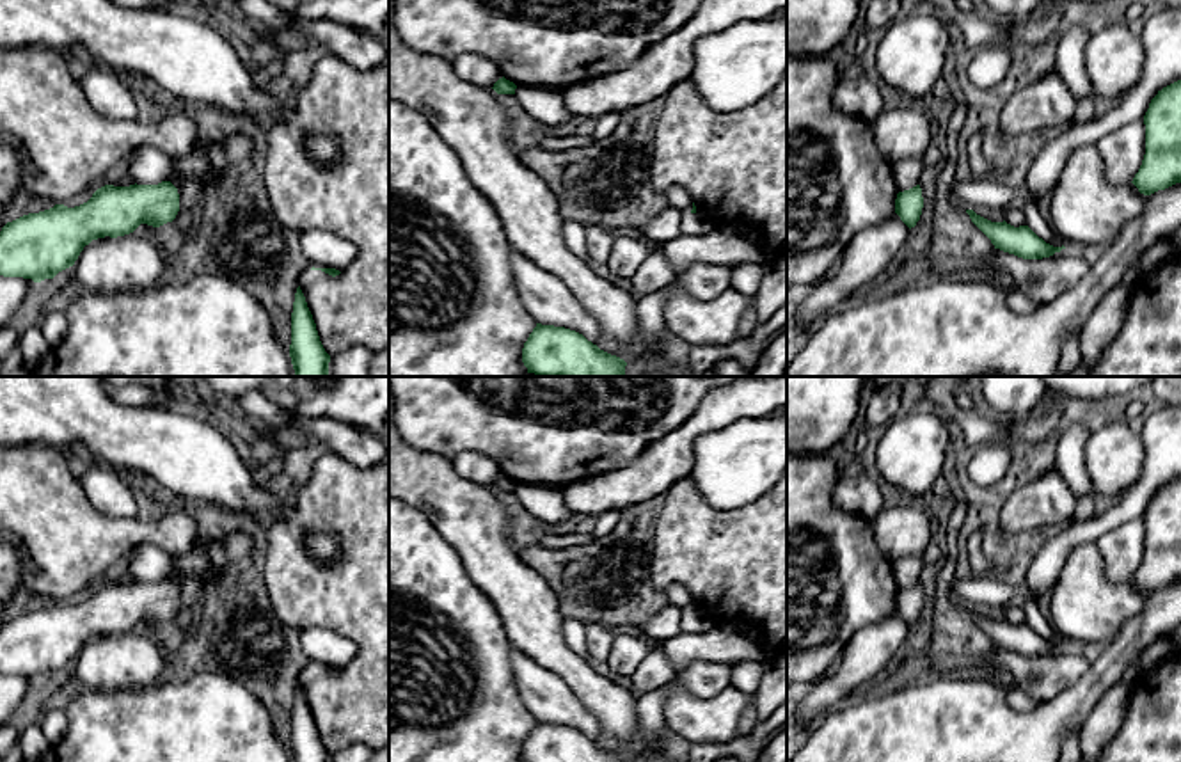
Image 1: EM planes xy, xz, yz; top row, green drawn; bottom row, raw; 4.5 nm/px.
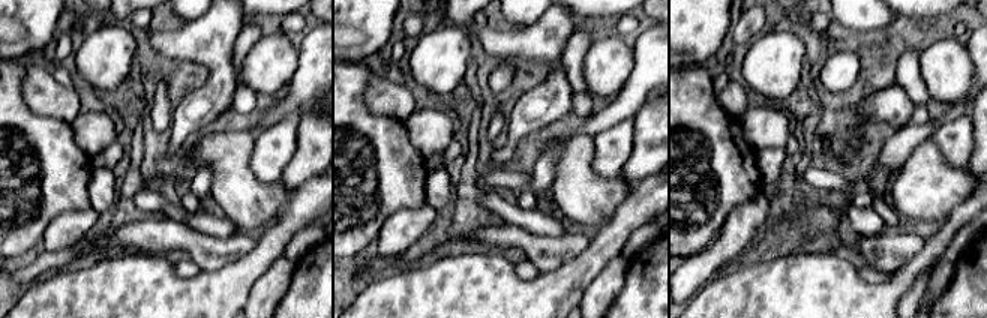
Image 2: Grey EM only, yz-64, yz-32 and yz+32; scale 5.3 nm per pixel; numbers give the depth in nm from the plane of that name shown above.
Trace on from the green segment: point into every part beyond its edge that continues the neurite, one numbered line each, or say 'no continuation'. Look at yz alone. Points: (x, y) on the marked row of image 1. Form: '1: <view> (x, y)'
no continuation

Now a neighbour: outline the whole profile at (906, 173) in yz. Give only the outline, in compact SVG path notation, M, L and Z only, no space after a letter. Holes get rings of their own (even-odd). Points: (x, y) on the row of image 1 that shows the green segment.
M906 158L892 163L893 179L899 192L920 185L923 163L922 158Z

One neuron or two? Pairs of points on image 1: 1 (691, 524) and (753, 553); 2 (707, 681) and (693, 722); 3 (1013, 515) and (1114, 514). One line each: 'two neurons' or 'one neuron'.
1: one neuron
2: two neurons
3: two neurons

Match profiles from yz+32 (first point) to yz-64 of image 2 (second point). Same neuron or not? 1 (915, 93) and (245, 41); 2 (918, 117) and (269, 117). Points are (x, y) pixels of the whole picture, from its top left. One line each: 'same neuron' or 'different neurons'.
1: same neuron
2: different neurons

